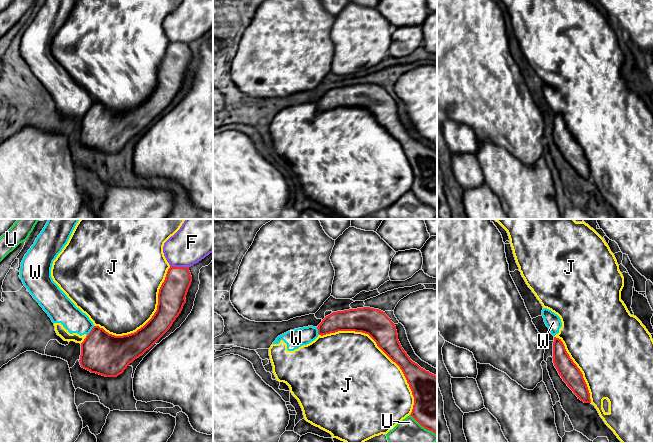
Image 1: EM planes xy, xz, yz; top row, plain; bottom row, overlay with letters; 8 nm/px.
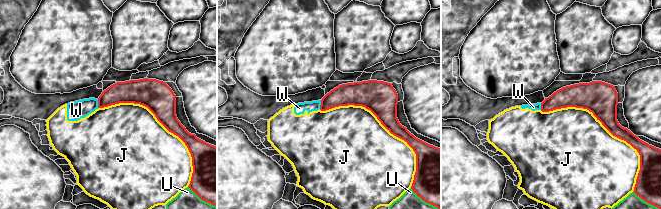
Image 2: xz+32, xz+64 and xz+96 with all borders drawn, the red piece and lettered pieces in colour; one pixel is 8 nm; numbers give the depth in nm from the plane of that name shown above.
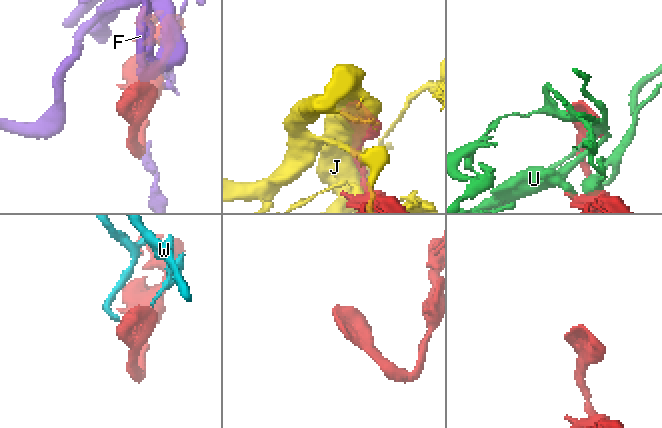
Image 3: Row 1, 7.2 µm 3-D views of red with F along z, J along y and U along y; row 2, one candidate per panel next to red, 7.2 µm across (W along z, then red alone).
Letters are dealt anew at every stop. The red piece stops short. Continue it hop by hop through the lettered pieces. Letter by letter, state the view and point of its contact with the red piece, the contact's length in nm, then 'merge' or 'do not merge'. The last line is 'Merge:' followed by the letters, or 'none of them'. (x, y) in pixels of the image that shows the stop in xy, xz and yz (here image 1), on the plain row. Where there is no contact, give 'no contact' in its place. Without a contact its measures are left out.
F: xy (179, 43) | 150 nm | do not merge
J: xz (382, 126) | 1000 nm | do not merge
U: xz (423, 202) | 280 nm | merge
W: xy (90, 107) | 100 nm | do not merge
Merge: U

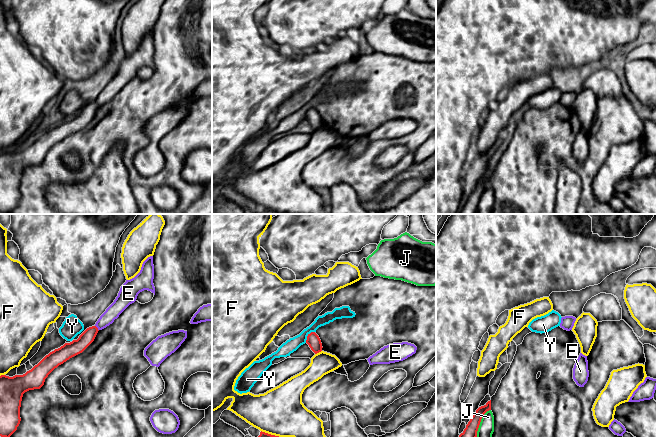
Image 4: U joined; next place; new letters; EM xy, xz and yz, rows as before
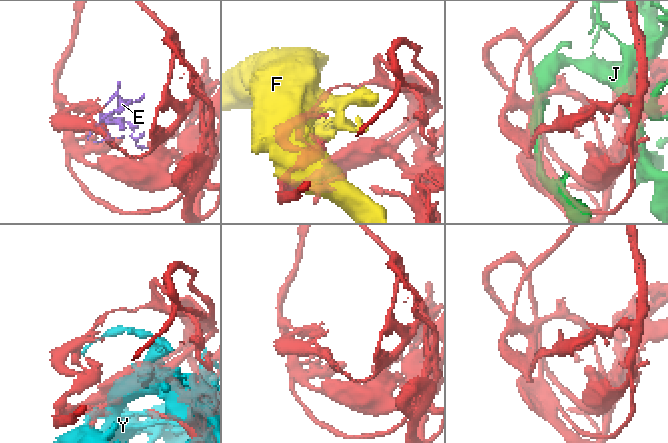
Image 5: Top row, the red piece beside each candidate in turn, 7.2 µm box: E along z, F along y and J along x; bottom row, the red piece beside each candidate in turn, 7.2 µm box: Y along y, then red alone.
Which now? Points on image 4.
E: xy (97, 104) | 50 nm | do not merge
F: xz (278, 212) | 280 nm | do not merge
J: yz (479, 199) | 260 nm | do not merge
Y: xz (307, 112) | 120 nm | do not merge
Merge: none of them

